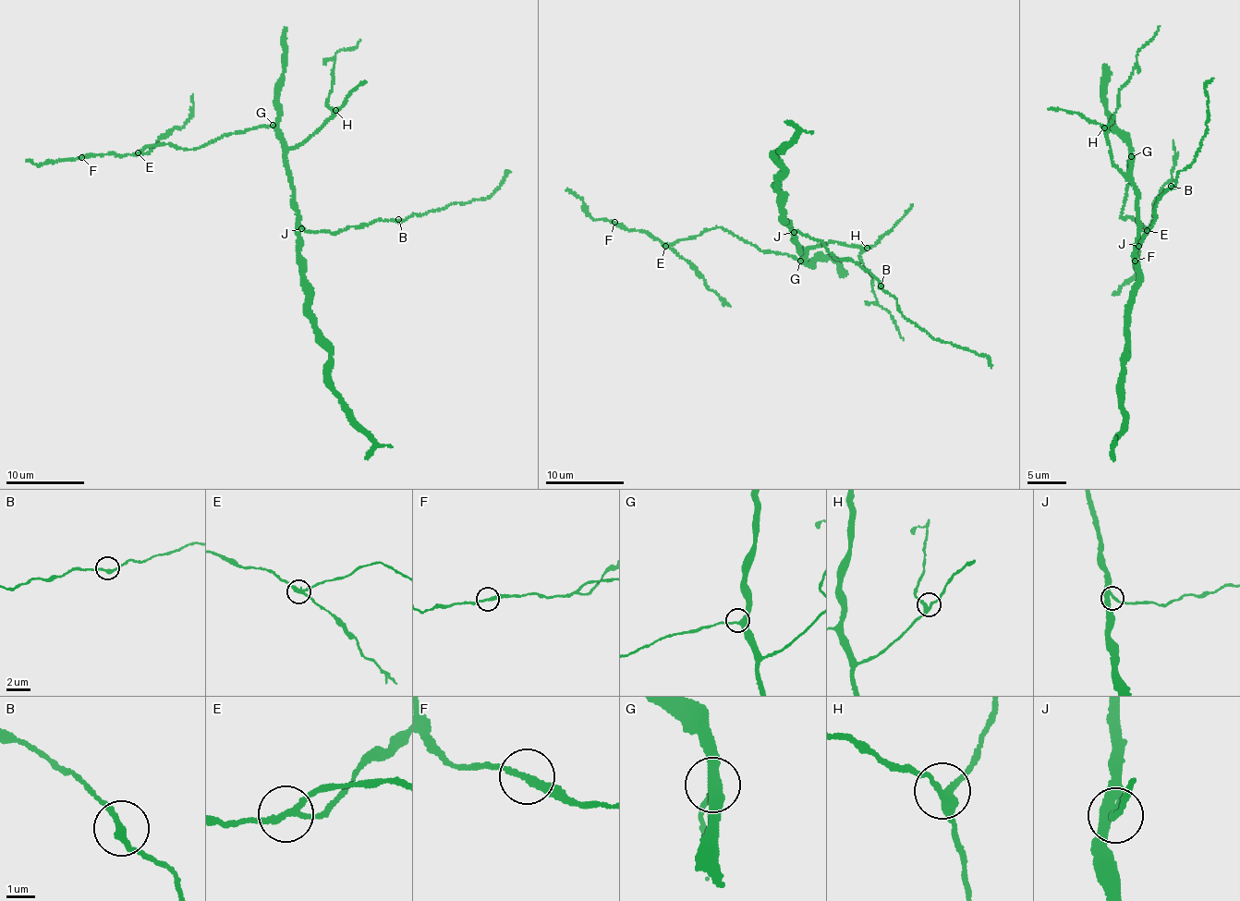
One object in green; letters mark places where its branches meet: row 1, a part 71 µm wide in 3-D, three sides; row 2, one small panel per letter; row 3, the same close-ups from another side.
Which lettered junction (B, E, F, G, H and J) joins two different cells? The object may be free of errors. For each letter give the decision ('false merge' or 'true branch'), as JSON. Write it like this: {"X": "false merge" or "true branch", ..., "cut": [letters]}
{"B": "true branch", "E": "false merge", "F": "true branch", "G": "true branch", "H": "true branch", "J": "true branch", "cut": ["E"]}

